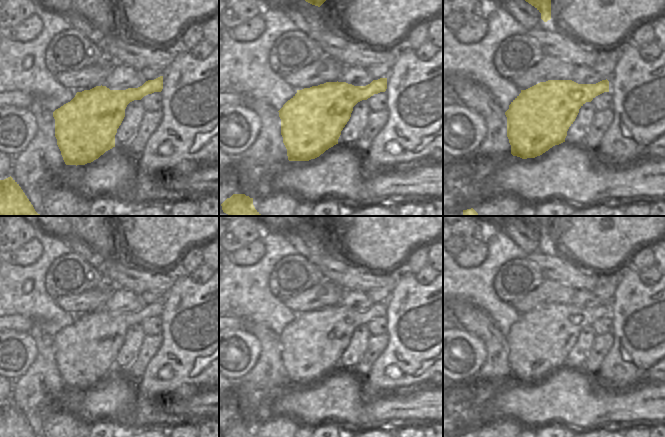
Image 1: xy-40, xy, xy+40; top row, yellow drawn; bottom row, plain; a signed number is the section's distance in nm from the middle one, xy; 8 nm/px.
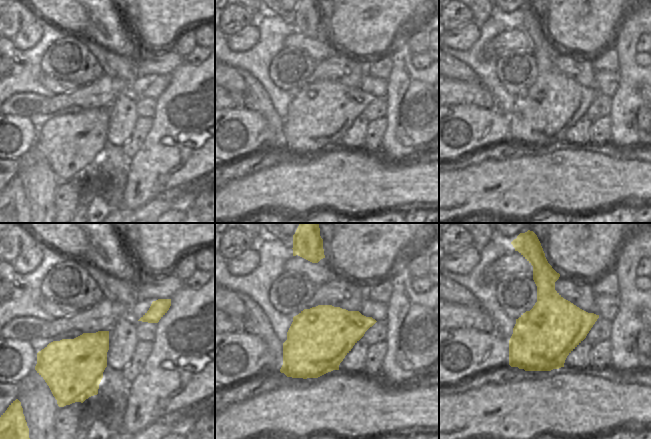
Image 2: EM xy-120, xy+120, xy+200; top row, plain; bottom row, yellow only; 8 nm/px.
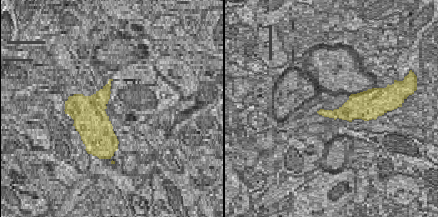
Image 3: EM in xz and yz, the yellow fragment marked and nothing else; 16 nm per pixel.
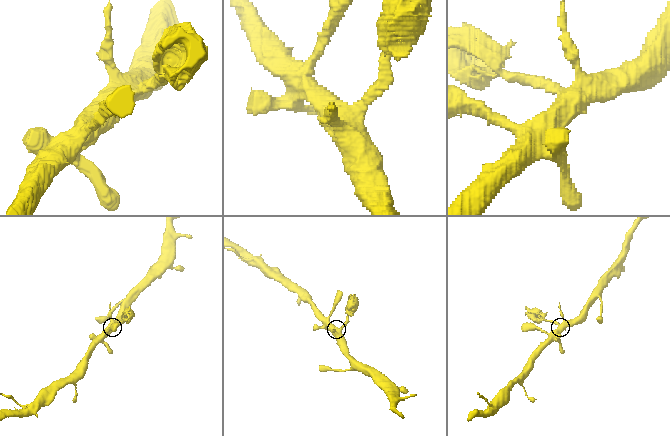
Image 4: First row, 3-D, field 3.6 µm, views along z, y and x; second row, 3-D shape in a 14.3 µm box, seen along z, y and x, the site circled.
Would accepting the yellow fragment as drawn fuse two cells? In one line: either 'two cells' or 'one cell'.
one cell

